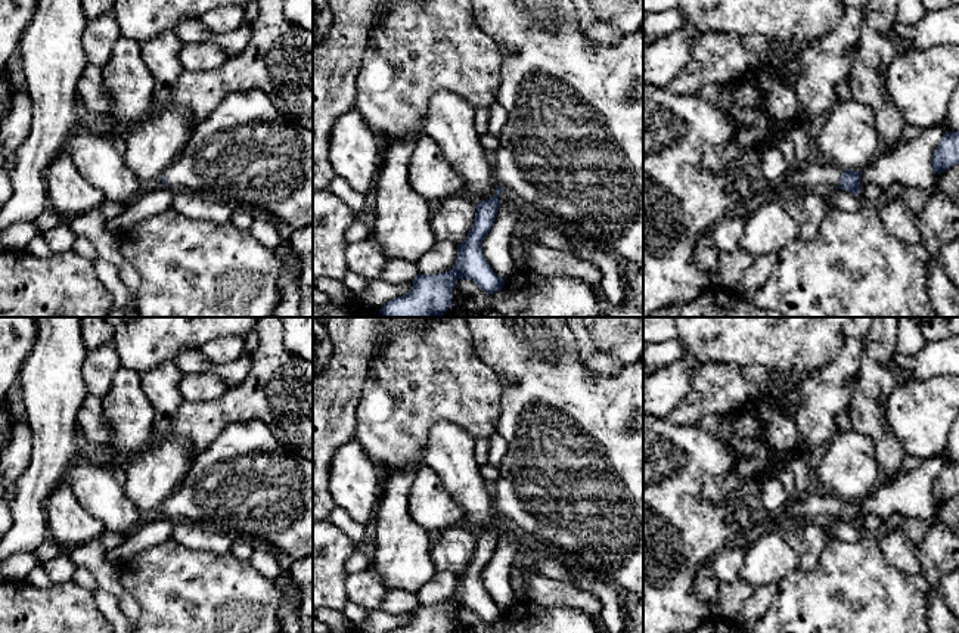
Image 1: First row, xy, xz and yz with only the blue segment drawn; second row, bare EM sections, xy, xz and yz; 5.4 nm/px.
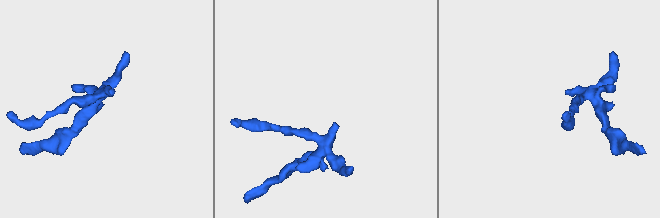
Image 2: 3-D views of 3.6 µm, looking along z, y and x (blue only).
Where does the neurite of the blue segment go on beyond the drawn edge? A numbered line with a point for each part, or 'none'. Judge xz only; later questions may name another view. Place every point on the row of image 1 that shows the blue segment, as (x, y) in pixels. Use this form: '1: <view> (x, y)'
none

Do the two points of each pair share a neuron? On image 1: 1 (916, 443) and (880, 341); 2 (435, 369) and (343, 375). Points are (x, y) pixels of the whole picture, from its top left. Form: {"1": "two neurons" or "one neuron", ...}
{"1": "two neurons", "2": "two neurons"}

